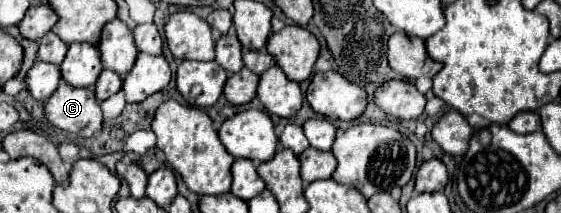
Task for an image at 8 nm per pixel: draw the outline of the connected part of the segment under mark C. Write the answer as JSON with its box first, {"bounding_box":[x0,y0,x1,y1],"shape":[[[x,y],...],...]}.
{"bounding_box":[46,83,102,137],"shape":[[[60,83],[54,95],[46,101],[46,119],[64,131],[80,137],[92,137],[102,129],[102,109],[92,87],[72,87]]]}

